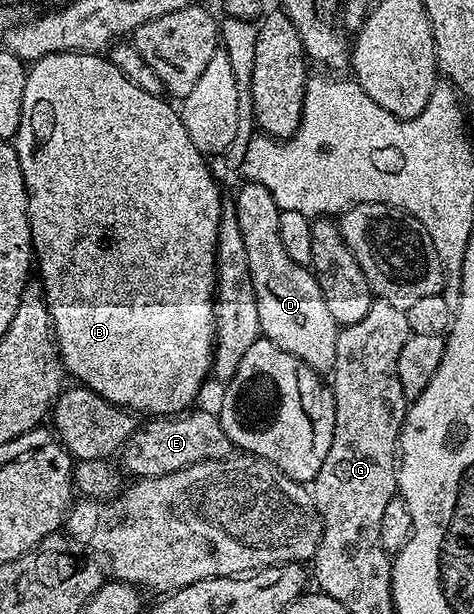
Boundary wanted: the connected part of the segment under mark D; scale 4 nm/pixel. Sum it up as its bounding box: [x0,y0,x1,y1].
[235,183,339,374]

